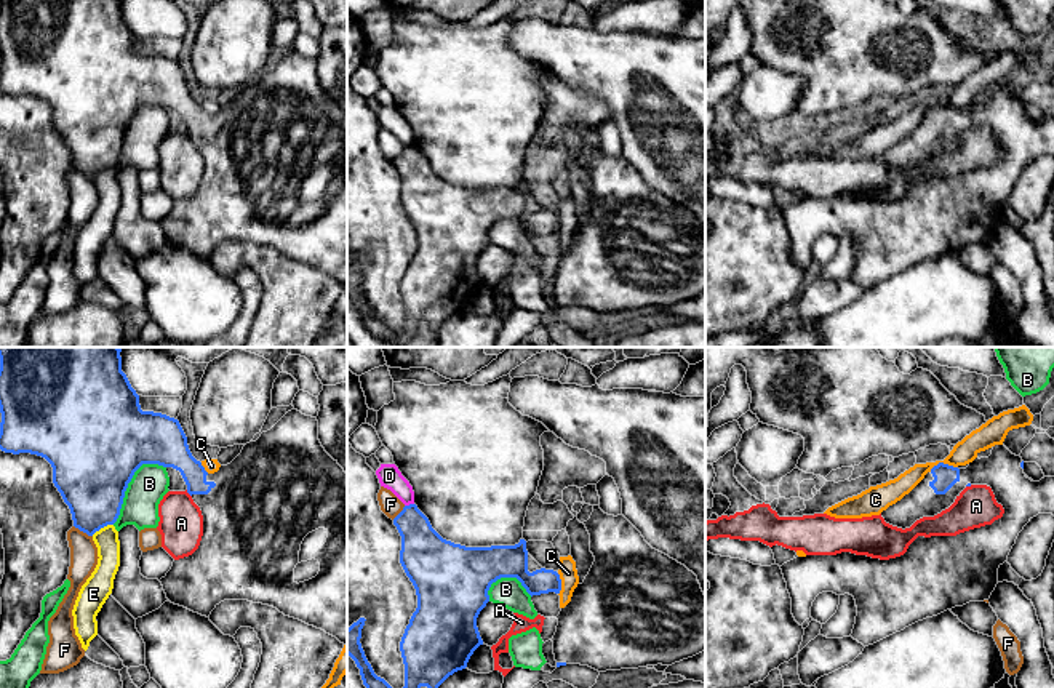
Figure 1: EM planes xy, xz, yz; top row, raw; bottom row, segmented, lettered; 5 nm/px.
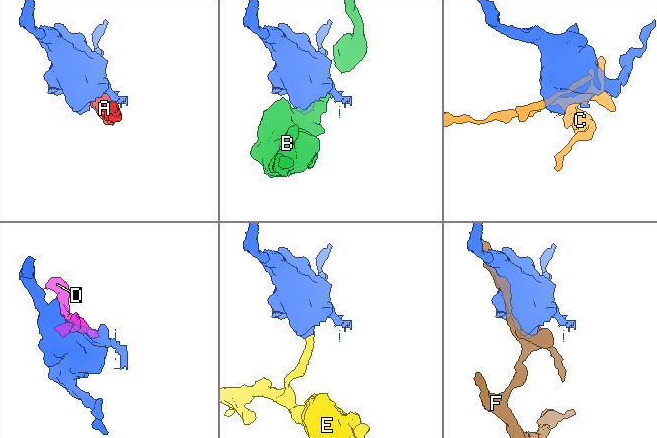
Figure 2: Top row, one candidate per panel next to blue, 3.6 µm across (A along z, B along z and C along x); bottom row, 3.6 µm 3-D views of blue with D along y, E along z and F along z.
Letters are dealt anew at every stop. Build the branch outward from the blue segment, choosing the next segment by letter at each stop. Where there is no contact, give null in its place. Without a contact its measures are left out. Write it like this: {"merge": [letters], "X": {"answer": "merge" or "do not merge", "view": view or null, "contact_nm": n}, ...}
{"merge": [], "A": {"answer": "do not merge", "view": "xy", "contact_nm": 50}, "B": {"answer": "do not merge", "view": "xy", "contact_nm": 400}, "C": {"answer": "do not merge", "view": "yz", "contact_nm": 150}, "D": {"answer": "do not merge", "view": "xz", "contact_nm": 50}, "E": {"answer": "do not merge", "view": "xy", "contact_nm": 130}, "F": {"answer": "do not merge", "view": "xy", "contact_nm": 110}}

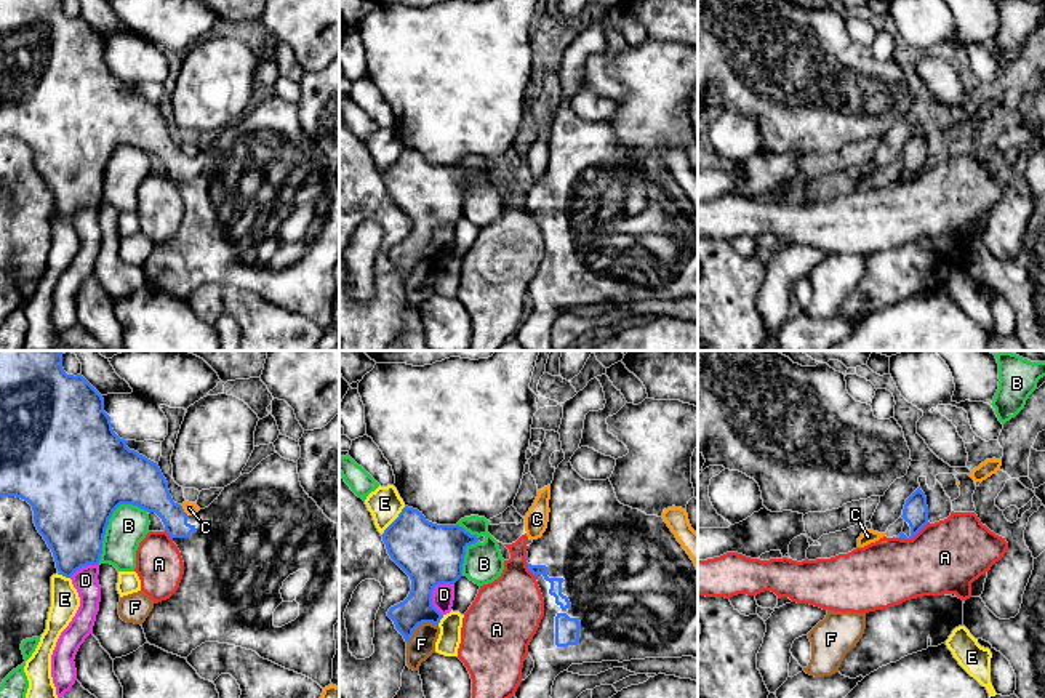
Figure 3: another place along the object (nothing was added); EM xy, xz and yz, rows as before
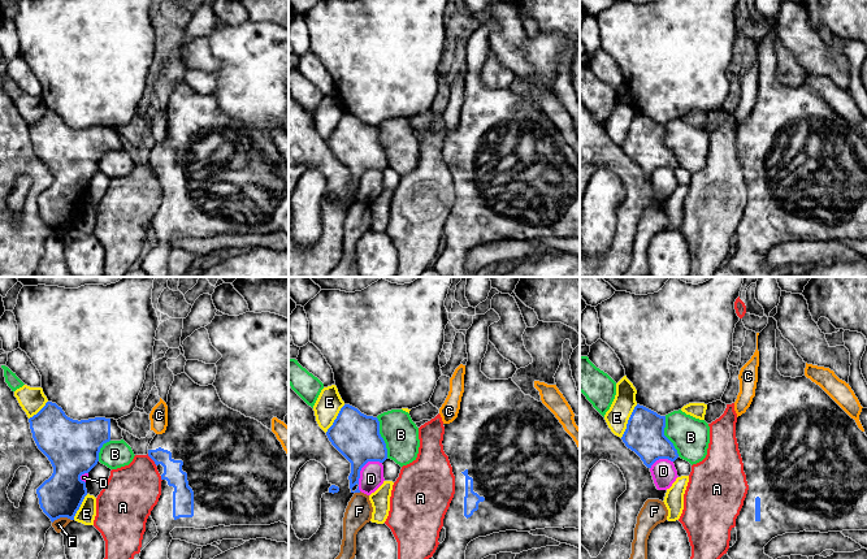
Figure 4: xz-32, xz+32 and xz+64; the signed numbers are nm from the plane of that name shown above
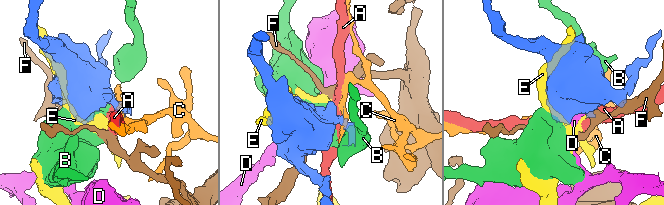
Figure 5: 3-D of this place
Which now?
{"merge": [], "A": {"answer": "do not merge", "view": "yz", "contact_nm": 170}, "B": {"answer": "do not merge", "view": "xy", "contact_nm": 380}, "C": {"answer": "do not merge", "view": "xy", "contact_nm": 80}, "D": {"answer": "do not merge", "view": "xz", "contact_nm": 180}, "E": {"answer": "do not merge", "view": "xz", "contact_nm": 200}, "F": {"answer": "do not merge", "view": "xz", "contact_nm": 180}}

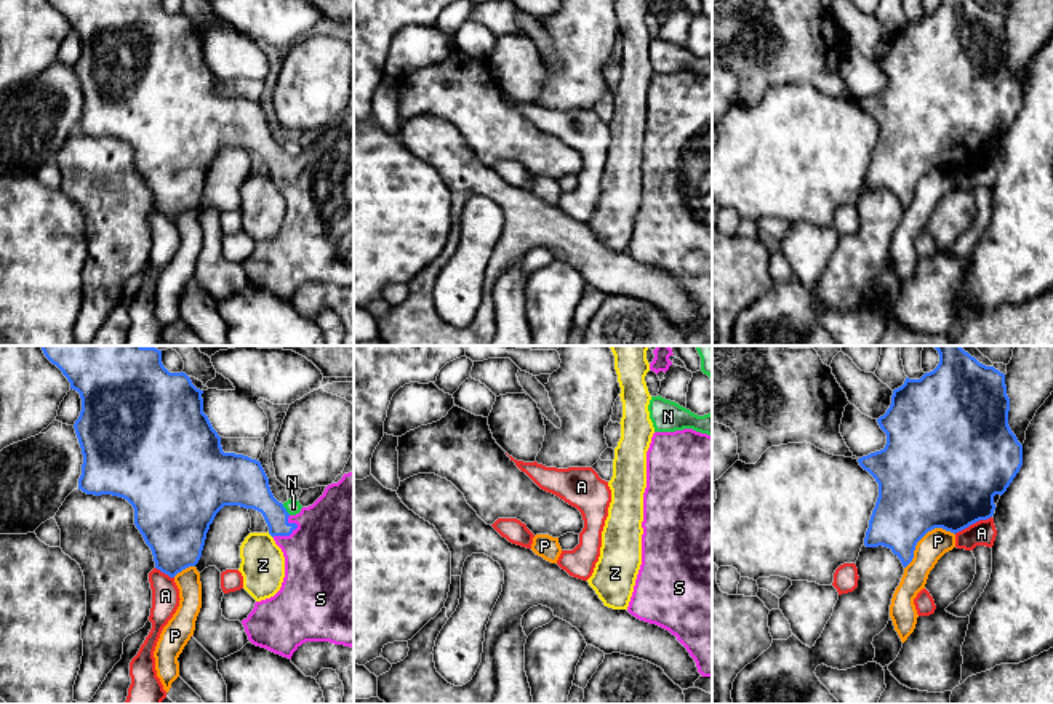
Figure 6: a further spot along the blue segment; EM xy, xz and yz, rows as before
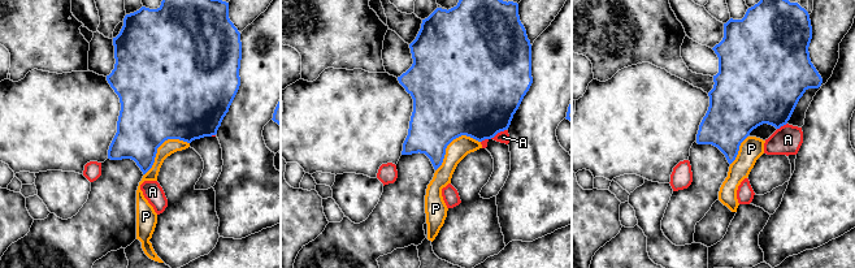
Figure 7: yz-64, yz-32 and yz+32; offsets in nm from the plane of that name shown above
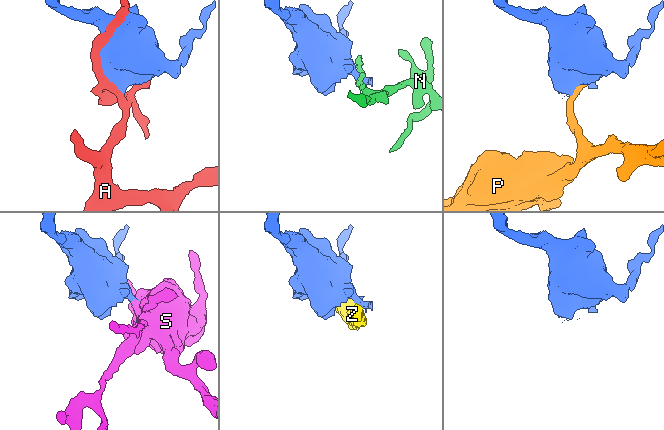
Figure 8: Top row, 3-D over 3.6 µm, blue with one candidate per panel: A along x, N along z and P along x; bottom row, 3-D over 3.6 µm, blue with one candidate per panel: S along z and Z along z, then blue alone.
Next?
{"merge": ["S"], "A": {"answer": "do not merge", "view": "yz", "contact_nm": 220}, "N": {"answer": "do not merge", "view": "xy", "contact_nm": 70}, "P": {"answer": "do not merge", "view": "yz", "contact_nm": 320}, "S": {"answer": "merge", "view": "xy", "contact_nm": 150}, "Z": {"answer": "do not merge", "view": "xy", "contact_nm": 50}}

